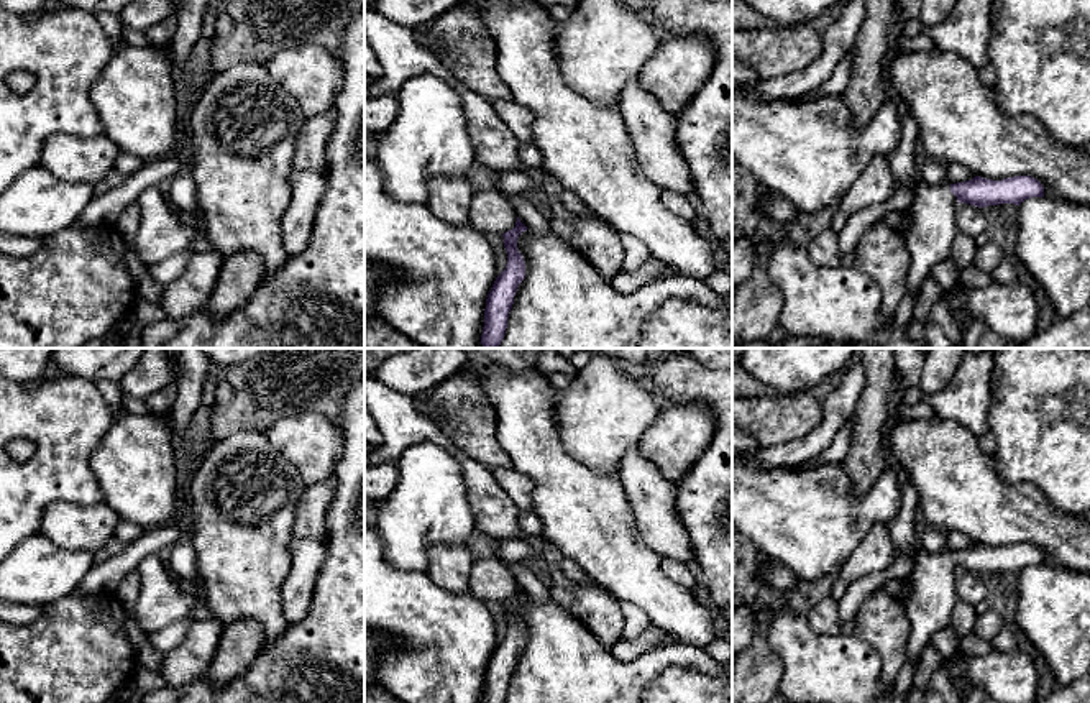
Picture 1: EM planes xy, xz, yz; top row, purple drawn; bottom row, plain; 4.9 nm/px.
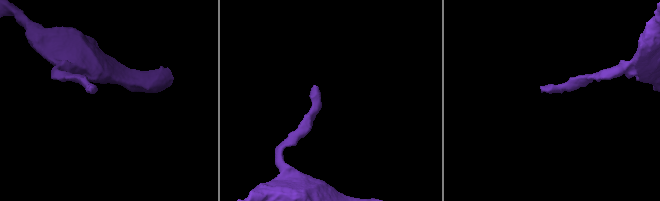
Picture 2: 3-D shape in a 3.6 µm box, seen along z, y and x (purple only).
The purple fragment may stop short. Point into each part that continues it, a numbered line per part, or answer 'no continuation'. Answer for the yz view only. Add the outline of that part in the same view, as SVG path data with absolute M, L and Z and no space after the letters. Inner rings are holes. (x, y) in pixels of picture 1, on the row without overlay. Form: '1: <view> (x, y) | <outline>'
1: yz (929, 606) | M919 544L914 547L914 570L911 593L905 600L905 609L911 623L911 632L905 650L906 664L918 669L921 654L931 636L950 626L959 568L946 549L941 554L929 554Z

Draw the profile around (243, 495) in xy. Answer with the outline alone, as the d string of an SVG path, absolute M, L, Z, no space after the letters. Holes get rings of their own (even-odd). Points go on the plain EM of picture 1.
M256 430L236 432L227 439L213 440L208 452L200 457L189 481L187 499L192 516L187 529L187 544L195 549L197 572L205 590L204 601L223 624L251 619L263 626L264 644L272 644L287 629L281 608L281 586L291 570L289 544L297 503L305 489L299 470L279 453L268 437Z

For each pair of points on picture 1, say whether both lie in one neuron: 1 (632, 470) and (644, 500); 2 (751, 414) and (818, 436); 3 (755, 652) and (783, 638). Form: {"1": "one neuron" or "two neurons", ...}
{"1": "one neuron", "2": "two neurons", "3": "two neurons"}

